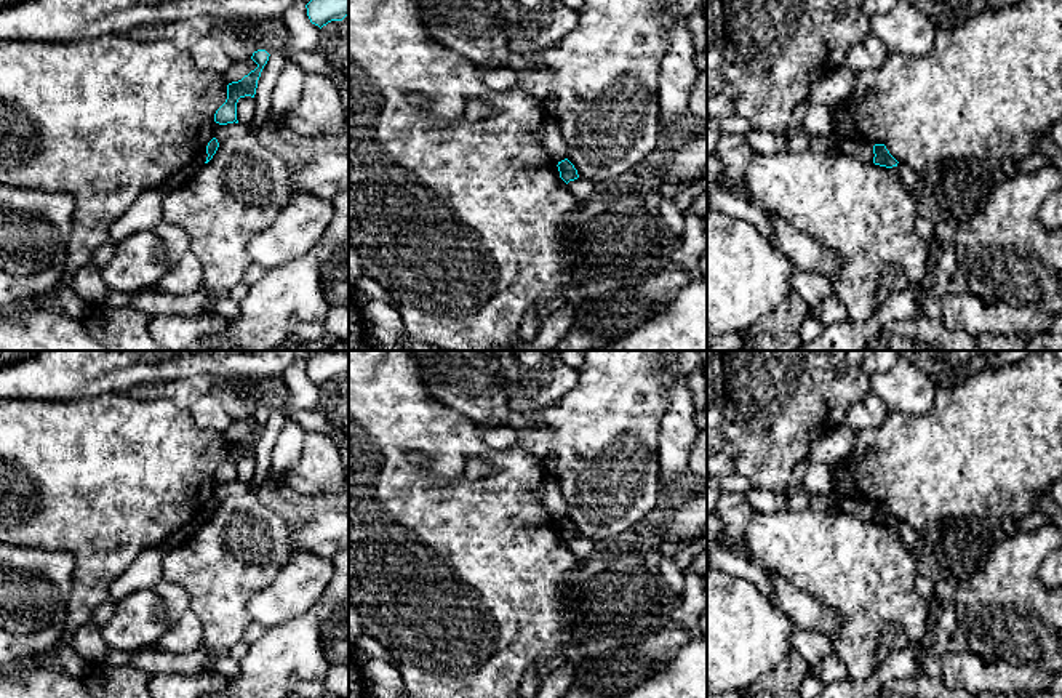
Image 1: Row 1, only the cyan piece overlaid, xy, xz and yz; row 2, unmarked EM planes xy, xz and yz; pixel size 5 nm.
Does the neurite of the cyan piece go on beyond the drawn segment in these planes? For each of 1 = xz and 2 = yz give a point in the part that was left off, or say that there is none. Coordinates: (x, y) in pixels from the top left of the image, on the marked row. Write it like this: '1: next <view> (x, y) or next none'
1: next none
2: next none

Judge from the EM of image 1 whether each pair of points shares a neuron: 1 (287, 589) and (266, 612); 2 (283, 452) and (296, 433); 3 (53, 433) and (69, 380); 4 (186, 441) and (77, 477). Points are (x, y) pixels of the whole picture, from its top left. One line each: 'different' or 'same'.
1: same
2: same
3: different
4: same

